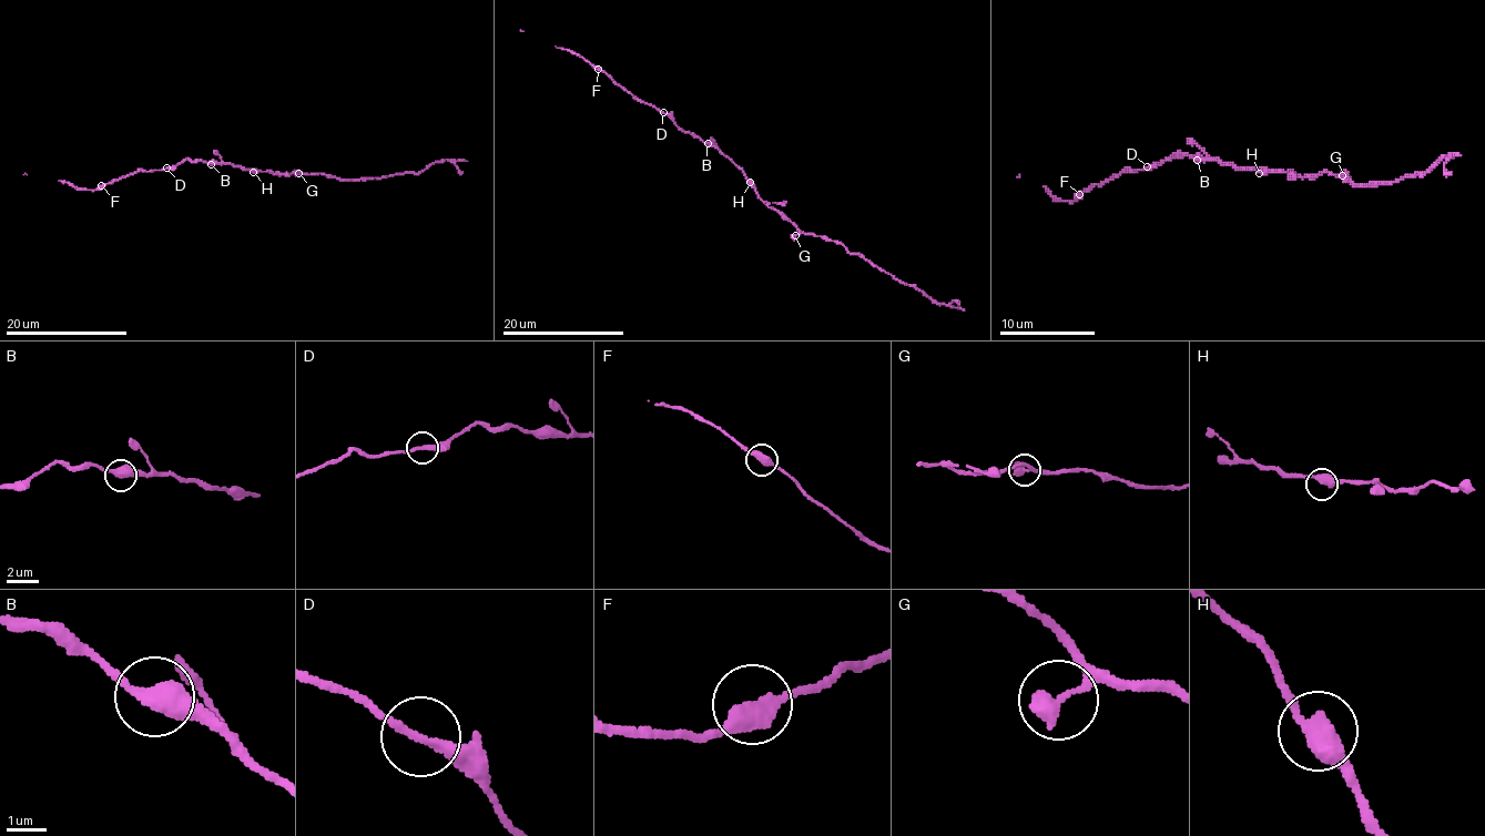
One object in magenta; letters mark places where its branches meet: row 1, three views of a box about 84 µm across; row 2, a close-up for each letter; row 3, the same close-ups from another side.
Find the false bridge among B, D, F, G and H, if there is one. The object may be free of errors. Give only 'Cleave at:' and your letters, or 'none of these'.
Cleave at: none of these

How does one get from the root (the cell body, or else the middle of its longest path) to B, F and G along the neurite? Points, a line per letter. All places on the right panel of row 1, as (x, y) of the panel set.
B: (1242, 170), (1219, 160), (1197, 160)
F: (1242, 170), (1219, 160), (1197, 160), (1176, 153), (1145, 170), (1125, 170), (1079, 194)
G: (1242, 170), (1279, 170), (1300, 176), (1316, 176), (1324, 172), (1343, 174)

